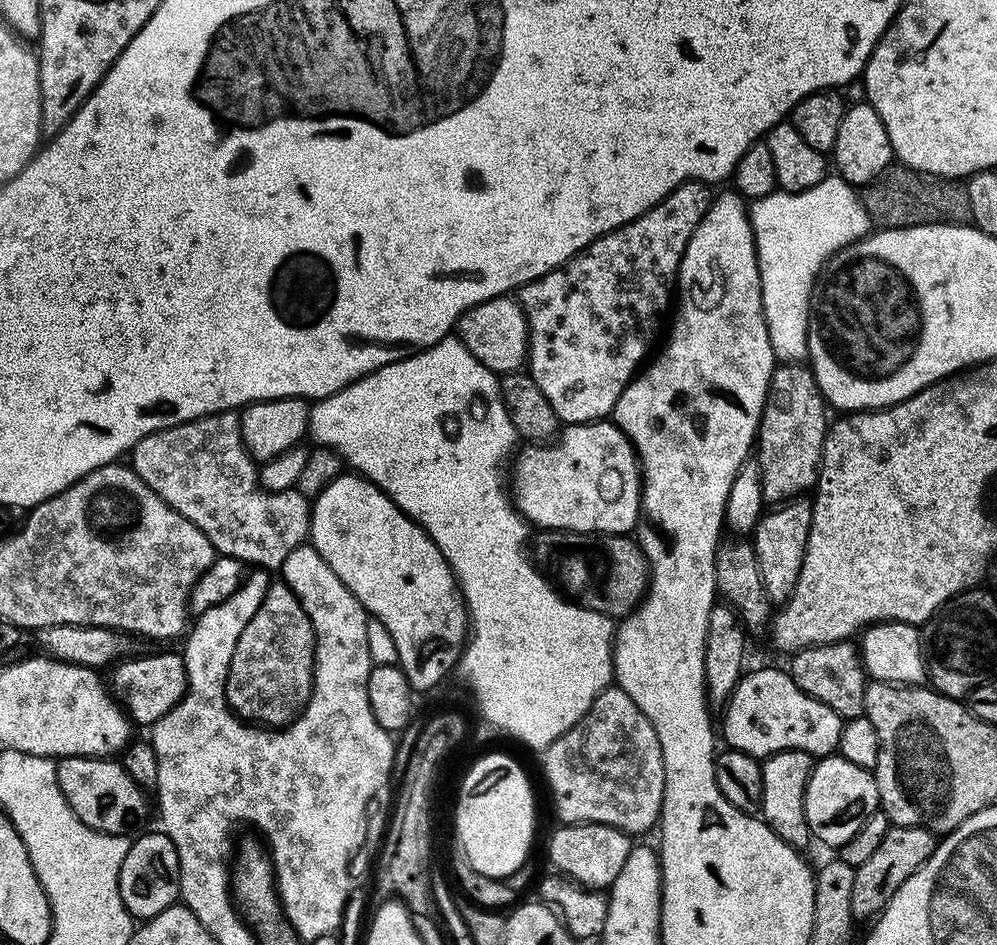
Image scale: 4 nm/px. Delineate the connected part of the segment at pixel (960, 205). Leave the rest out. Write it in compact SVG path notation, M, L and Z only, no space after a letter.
M893 166L863 185L862 199L869 217L884 228L919 224L968 224L972 219L967 187L959 179L935 176L913 168Z

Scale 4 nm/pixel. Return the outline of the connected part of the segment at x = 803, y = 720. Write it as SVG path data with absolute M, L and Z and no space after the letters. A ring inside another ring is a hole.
M756 668L753 670L745 671L744 675L740 677L738 686L732 692L732 696L728 699L724 712L724 736L722 732L722 740L724 740L729 749L734 751L742 751L755 758L767 758L772 756L776 752L785 752L786 750L802 750L808 752L814 758L823 758L825 756L831 756L839 749L840 736L843 733L845 721L834 711L830 710L830 706L826 706L822 702L818 702L818 698L810 698L810 694L806 694L801 688L793 682L791 675L787 671L784 672L780 668Z

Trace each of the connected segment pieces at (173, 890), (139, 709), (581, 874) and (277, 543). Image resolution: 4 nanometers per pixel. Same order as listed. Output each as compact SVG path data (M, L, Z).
M163 830L155 831L145 831L133 839L120 872L121 900L129 914L140 922L154 919L162 914L162 910L180 900L178 850L174 850L174 842L170 842Z
M156 652L137 660L125 658L111 669L110 688L125 712L137 725L151 726L162 719L188 692L186 659L176 652Z
M564 824L552 832L548 840L548 860L551 867L570 877L583 888L607 890L621 873L634 845L633 837L614 826L601 824Z
M235 411L231 412L215 412L212 416L203 416L197 420L191 420L185 424L179 424L173 428L167 428L161 432L150 434L146 438L142 438L130 450L130 467L136 472L138 478L142 479L154 493L160 495L178 514L188 519L202 534L213 544L215 551L220 556L231 556L234 559L243 562L253 560L256 566L264 570L279 569L286 562L286 558L295 550L301 547L309 539L310 529L312 527L312 509L310 507L309 497L304 497L300 490L289 490L287 492L265 492L258 483L258 464L252 459L252 456L246 450L246 446L242 442L242 434L240 433L240 418Z

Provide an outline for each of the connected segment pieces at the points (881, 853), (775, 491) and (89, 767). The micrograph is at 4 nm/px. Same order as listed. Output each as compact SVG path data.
M918 826L889 827L886 838L878 845L878 851L855 868L854 888L851 891L852 915L857 921L879 917L884 909L891 905L894 894L900 892L901 886L907 884L916 871L931 860L938 851L937 833Z
M780 362L772 371L764 413L760 415L760 431L756 433L755 451L760 451L758 463L762 474L762 494L769 505L779 506L789 500L803 497L807 490L815 489L820 474L820 459L824 453L824 439L828 433L830 416L824 413L826 401L820 395L811 371L800 362Z
M65 756L56 765L57 770L57 784L61 788L62 794L65 796L66 802L69 804L70 810L77 815L77 817L85 823L86 826L92 827L96 831L102 831L106 834L116 834L116 835L129 835L136 834L145 827L144 819L148 816L148 800L146 797L145 789L138 786L138 782L134 782L134 778L130 778L130 774L126 774L123 763L116 758L101 758L99 756Z

